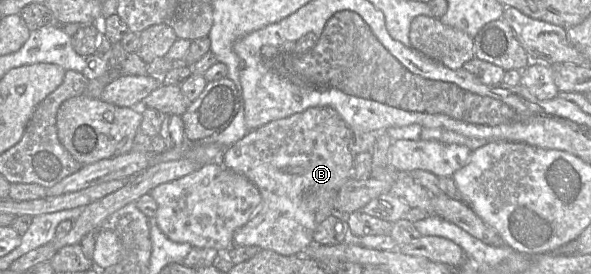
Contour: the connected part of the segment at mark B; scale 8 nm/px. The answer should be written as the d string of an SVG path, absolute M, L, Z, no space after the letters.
M311 107L251 130L242 139L225 148L220 163L251 181L262 197L257 212L235 231L233 247L258 246L283 256L302 255L302 251L314 241L316 228L332 215L338 191L352 177L355 155L349 149L349 141L350 128L336 110L331 107Z

